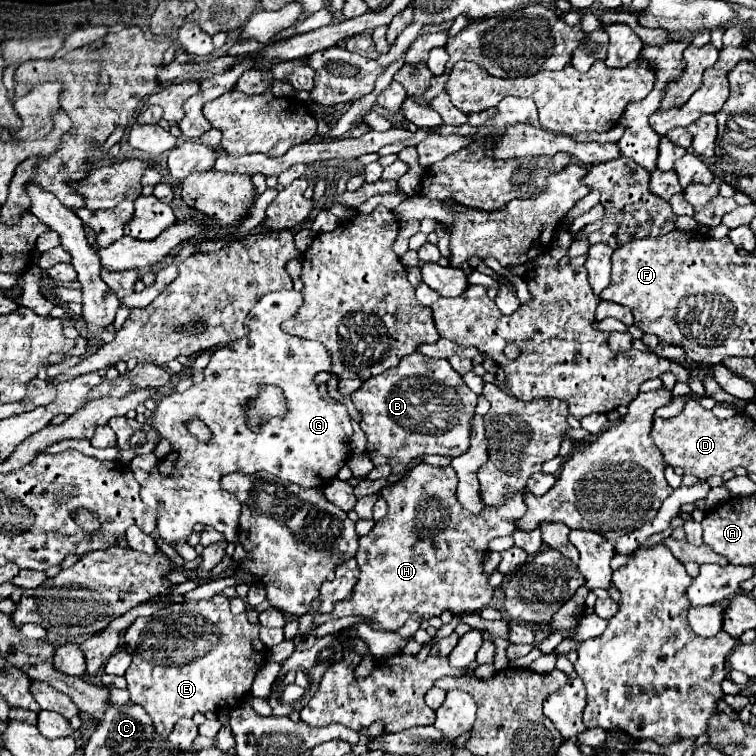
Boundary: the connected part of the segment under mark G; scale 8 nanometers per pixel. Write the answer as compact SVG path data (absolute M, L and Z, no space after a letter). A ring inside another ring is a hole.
M280 290L260 298L260 302L256 302L256 306L248 312L246 326L250 332L246 334L246 338L238 338L230 346L214 350L208 366L204 368L204 380L200 384L194 384L182 394L174 392L158 402L158 408L154 410L152 426L160 432L162 438L172 442L172 452L164 456L150 470L152 478L142 484L140 496L144 498L148 506L158 510L158 536L170 546L174 546L178 540L188 540L188 536L192 534L198 522L214 526L218 532L226 536L228 542L238 540L240 506L234 496L228 496L228 492L220 488L220 478L224 474L230 474L234 470L240 470L240 472L266 470L282 480L288 480L306 488L310 486L318 488L318 486L326 486L338 472L338 464L350 456L348 440L352 434L352 424L350 424L348 410L340 402L334 406L326 404L318 396L318 386L314 384L316 372L330 370L330 356L324 344L286 334L280 328L280 322L288 320L298 310L300 304L302 304L302 294L296 290ZM260 384L276 384L284 390L288 400L288 414L284 418L272 418L264 422L258 432L252 432L246 426L244 406L252 396L256 396ZM194 416L204 420L204 424L212 430L210 442L198 442L194 436L188 434L186 422Z

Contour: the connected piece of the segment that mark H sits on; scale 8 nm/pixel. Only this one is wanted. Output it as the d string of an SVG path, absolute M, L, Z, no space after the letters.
M418 464L402 482L384 488L380 494L388 500L386 516L390 518L376 522L372 532L360 538L360 578L352 590L352 596L336 602L332 614L318 614L320 598L316 598L316 602L312 602L312 610L308 610L308 614L314 616L312 628L328 620L362 616L366 620L374 620L378 624L378 630L398 630L408 618L432 618L440 616L444 610L450 610L452 614L484 610L492 600L492 588L488 586L488 578L482 574L482 562L488 550L488 542L492 538L510 536L514 532L512 522L526 512L522 492L512 496L502 508L484 508L480 516L474 516L456 500L456 472L452 470L452 466L436 468L430 464Z

